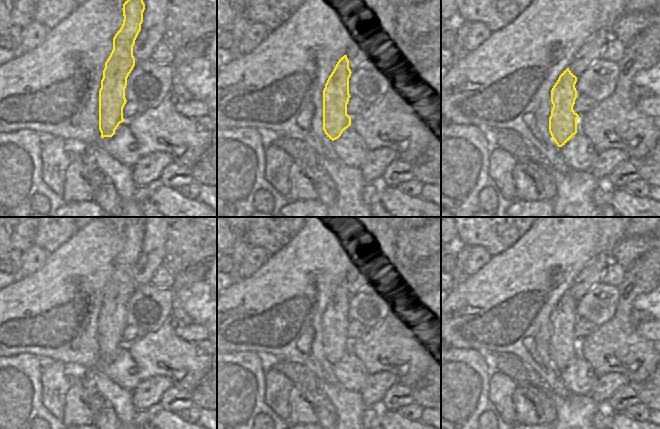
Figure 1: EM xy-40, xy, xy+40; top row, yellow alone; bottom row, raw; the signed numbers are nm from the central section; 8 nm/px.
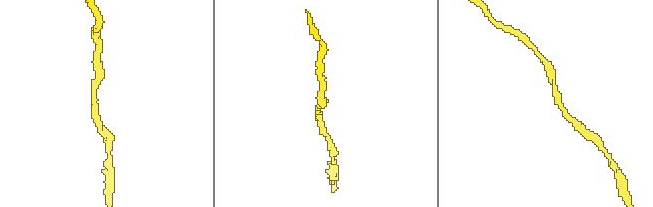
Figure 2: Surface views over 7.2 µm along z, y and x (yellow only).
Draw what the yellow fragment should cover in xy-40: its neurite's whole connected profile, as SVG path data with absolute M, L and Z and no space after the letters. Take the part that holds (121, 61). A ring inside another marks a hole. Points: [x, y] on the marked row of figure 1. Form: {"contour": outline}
{"contour": "M127 0L123 4L123 24L113 38L113 50L105 62L101 88L99 90L99 130L101 138L112 137L120 123L124 122L123 108L127 102L125 88L127 78L135 66L133 46L141 30L145 4L143 0Z"}

